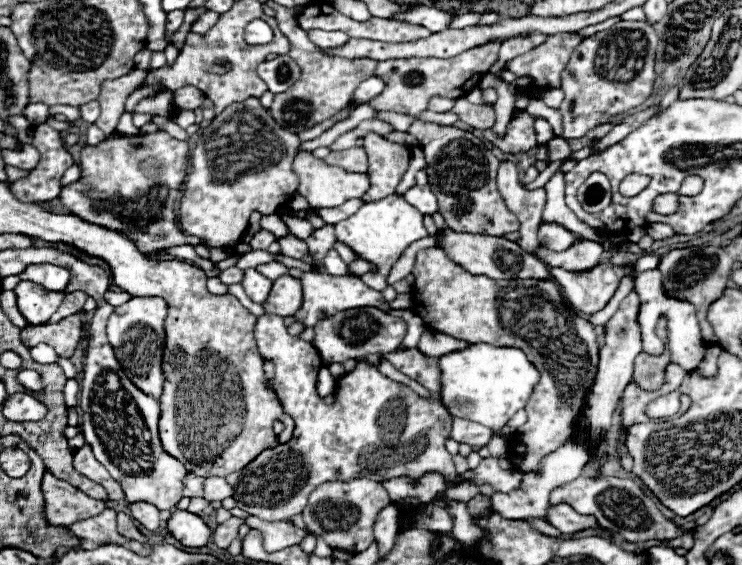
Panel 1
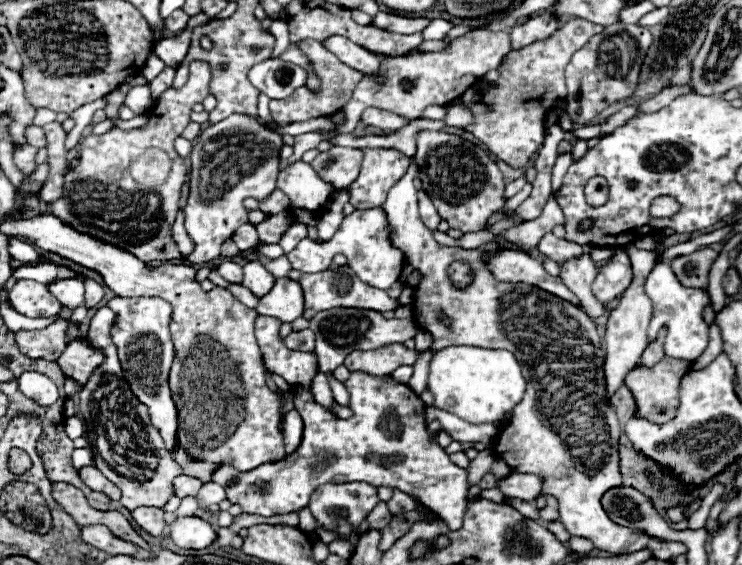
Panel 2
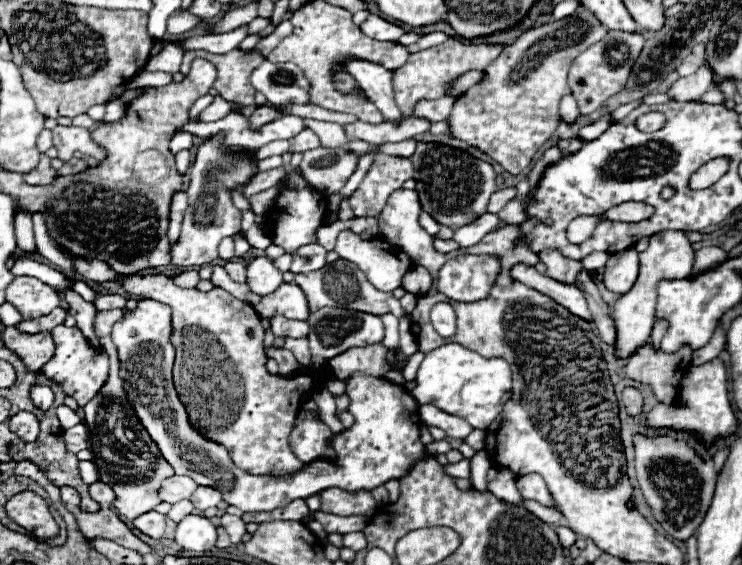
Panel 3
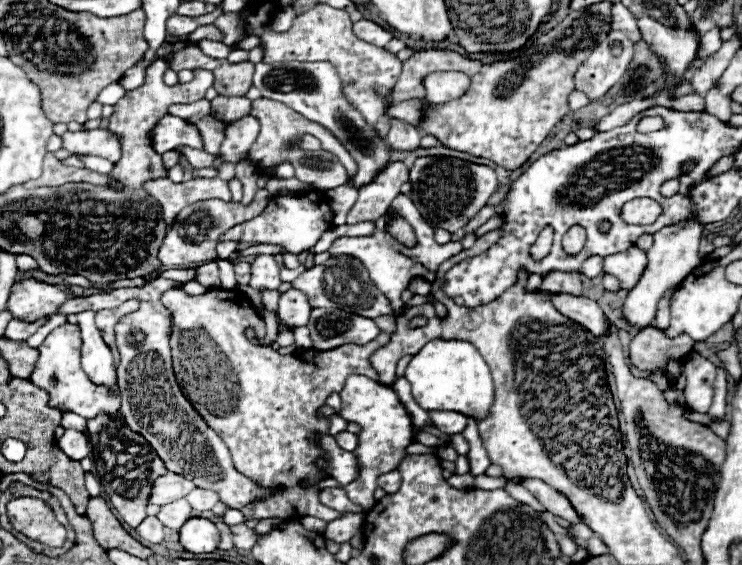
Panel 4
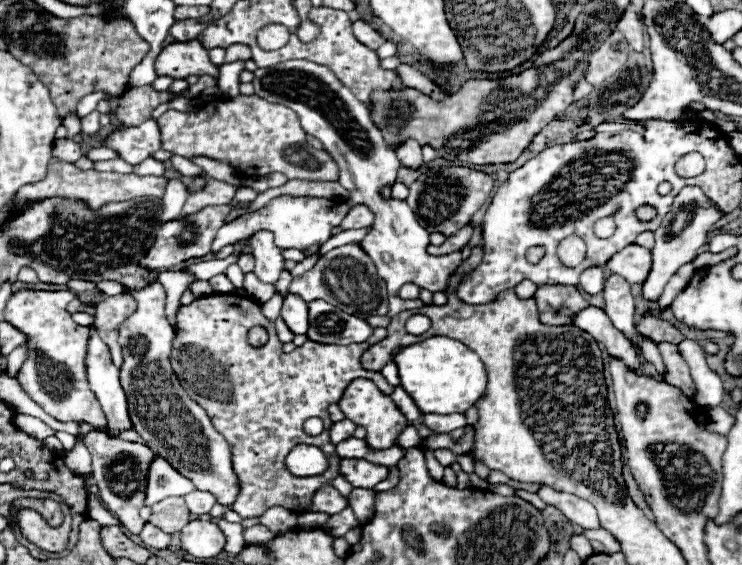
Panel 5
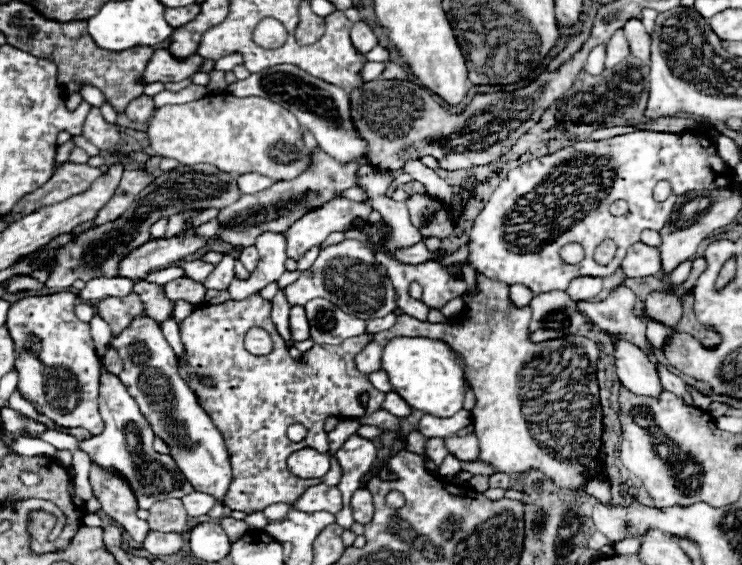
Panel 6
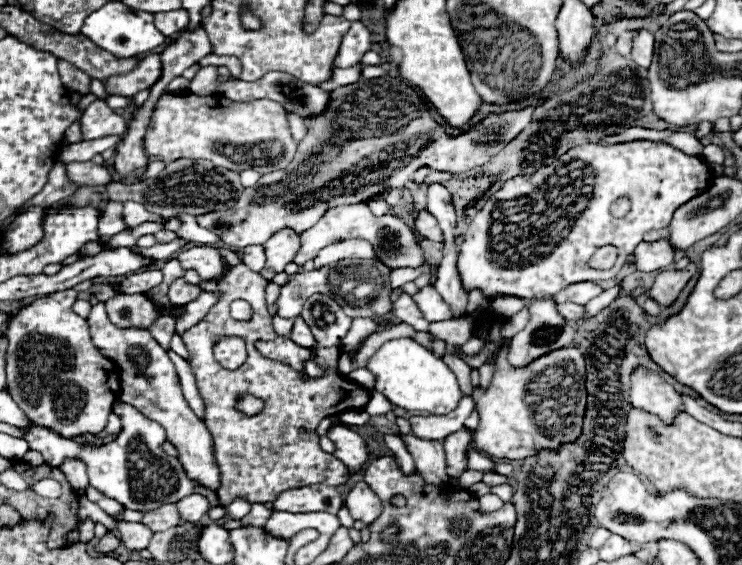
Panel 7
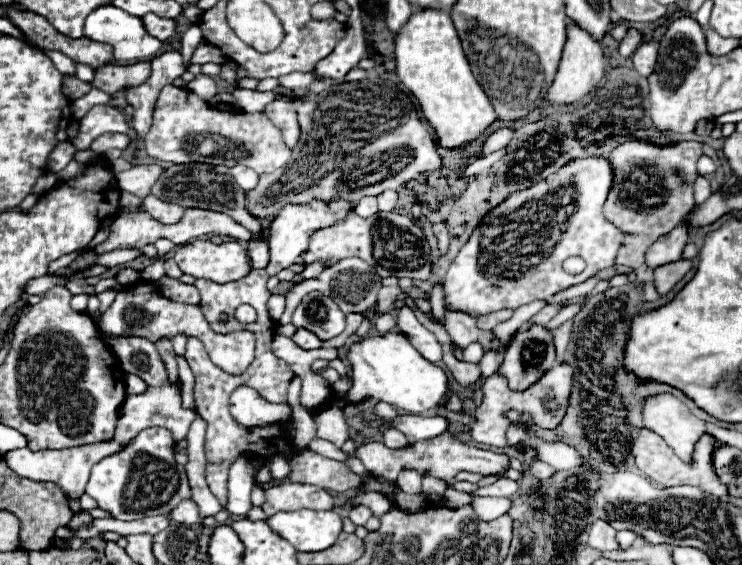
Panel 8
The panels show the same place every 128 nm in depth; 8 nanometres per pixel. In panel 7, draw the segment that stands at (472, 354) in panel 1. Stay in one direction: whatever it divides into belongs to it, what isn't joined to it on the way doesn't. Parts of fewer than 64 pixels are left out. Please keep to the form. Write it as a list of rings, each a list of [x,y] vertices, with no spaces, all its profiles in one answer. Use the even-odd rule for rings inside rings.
[[[396,338],[388,340],[388,344],[382,344],[380,352],[372,356],[366,368],[376,378],[376,390],[382,392],[398,408],[442,416],[452,412],[462,398],[458,380],[454,372],[444,364],[444,360],[410,338]]]

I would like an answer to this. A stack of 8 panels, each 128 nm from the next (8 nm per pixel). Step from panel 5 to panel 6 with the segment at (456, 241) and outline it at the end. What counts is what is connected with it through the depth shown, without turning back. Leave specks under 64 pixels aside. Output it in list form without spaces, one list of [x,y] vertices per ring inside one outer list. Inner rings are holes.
[[[424,242],[414,244],[412,248],[406,248],[404,252],[398,252],[398,254],[396,254],[398,260],[412,262],[412,264],[420,264],[420,262],[426,262],[426,260],[434,260],[436,256],[438,256],[438,252],[430,252]]]

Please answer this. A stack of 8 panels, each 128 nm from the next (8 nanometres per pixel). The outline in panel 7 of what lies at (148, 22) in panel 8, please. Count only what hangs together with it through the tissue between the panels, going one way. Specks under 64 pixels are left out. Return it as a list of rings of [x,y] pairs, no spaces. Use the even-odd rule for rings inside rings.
[[[180,8],[180,12],[160,12],[156,14],[156,28],[160,28],[160,32],[164,32],[164,36],[172,36],[174,32],[180,32],[184,28],[188,28],[190,24],[190,14]]]

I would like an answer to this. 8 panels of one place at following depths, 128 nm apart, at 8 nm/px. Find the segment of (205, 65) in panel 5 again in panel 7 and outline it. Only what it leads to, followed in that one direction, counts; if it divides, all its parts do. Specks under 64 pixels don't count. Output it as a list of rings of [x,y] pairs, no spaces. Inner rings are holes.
[[[150,54],[140,62],[140,68],[134,68],[124,76],[114,76],[112,80],[108,80],[106,92],[118,96],[134,96],[144,88],[152,88],[160,80],[160,74],[162,74],[160,54]]]

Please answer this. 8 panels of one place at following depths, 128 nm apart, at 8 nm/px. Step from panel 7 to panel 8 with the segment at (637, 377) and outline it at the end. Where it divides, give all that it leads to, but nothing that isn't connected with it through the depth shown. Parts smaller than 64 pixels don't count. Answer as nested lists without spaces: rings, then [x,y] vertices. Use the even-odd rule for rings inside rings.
[[[658,394],[650,396],[642,404],[642,420],[646,428],[652,428],[656,434],[664,436],[678,456],[690,460],[694,442],[700,438],[700,432],[706,432],[704,422],[698,420],[676,396]]]

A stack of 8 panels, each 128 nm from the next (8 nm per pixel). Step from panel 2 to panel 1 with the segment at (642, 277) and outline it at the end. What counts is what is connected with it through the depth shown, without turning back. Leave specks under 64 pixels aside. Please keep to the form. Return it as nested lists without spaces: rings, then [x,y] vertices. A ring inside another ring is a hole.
[[[630,292],[618,312],[612,316],[612,320],[606,324],[606,340],[604,346],[599,351],[598,372],[596,372],[596,380],[592,384],[592,388],[588,390],[584,400],[584,412],[578,416],[578,426],[576,426],[576,440],[568,440],[564,446],[556,448],[552,454],[544,456],[540,462],[540,470],[538,472],[524,472],[522,476],[522,484],[518,488],[514,488],[508,494],[496,492],[492,496],[492,510],[498,512],[502,518],[508,520],[530,520],[534,516],[546,516],[546,508],[548,508],[548,498],[550,492],[556,486],[562,486],[566,482],[576,480],[578,476],[584,474],[588,462],[592,460],[596,448],[602,442],[602,436],[610,430],[610,422],[612,422],[612,414],[622,398],[624,388],[632,382],[632,372],[634,372],[634,358],[642,352],[642,342],[640,342],[640,328],[636,322],[638,316],[638,296],[636,292]]]

